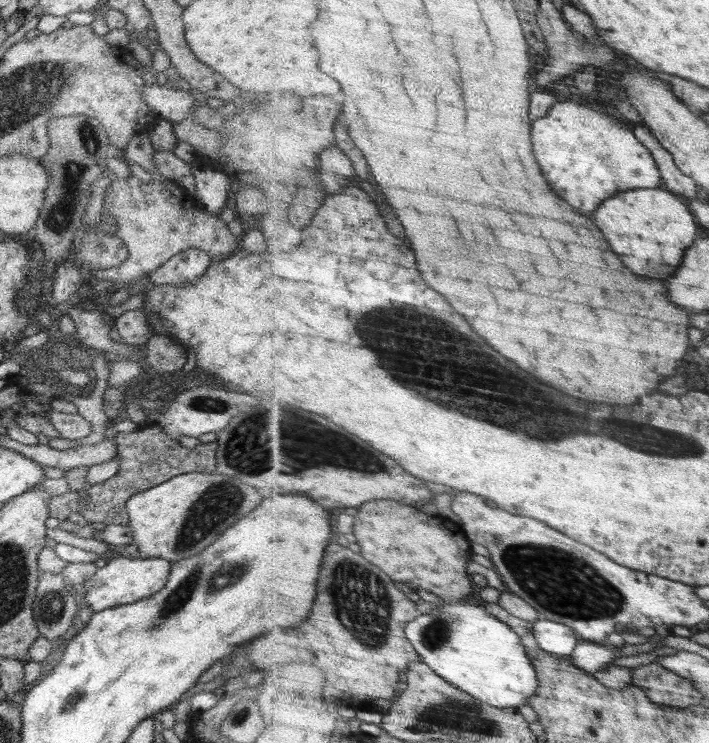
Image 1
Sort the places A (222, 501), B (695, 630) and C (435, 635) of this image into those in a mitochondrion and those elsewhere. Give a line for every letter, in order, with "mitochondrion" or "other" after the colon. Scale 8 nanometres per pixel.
A: mitochondrion
B: other
C: mitochondrion

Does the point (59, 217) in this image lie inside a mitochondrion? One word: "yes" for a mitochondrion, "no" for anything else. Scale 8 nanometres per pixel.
yes

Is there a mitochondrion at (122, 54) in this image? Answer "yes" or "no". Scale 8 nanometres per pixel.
no

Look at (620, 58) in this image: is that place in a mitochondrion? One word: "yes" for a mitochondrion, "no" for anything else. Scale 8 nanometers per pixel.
no

